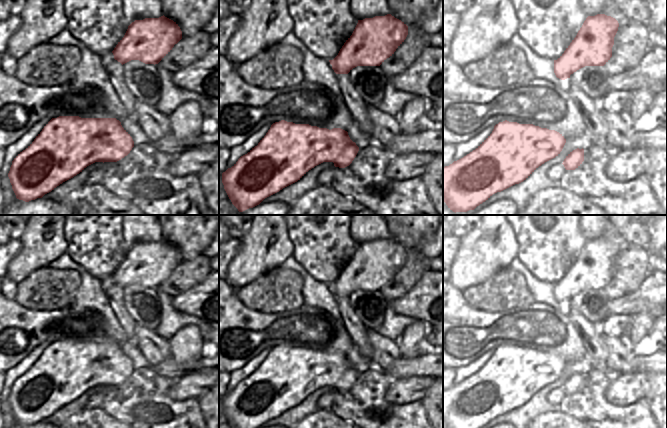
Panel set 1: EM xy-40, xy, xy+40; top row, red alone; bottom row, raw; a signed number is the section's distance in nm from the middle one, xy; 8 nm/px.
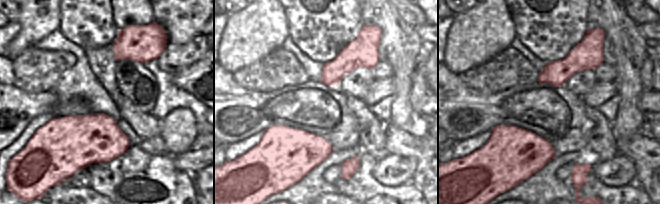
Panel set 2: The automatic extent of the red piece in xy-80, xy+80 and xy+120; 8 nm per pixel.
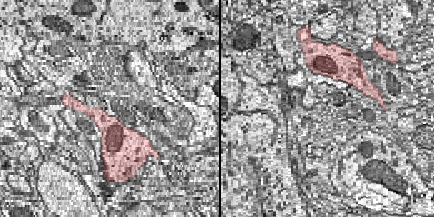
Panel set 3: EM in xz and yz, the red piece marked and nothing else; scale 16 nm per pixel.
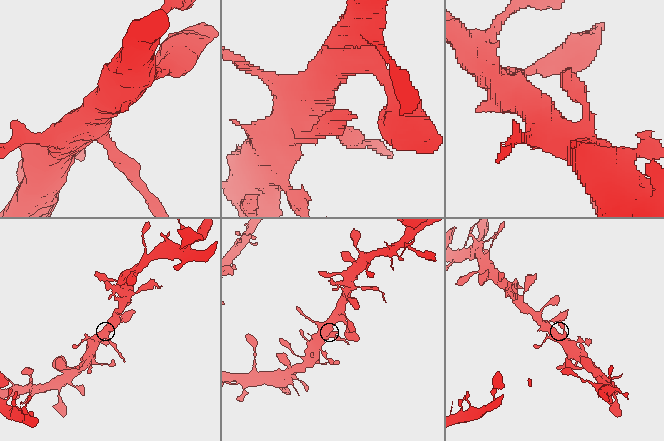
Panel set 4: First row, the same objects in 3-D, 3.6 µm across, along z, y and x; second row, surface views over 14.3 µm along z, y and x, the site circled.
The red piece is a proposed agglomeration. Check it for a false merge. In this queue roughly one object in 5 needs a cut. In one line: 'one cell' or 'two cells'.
one cell

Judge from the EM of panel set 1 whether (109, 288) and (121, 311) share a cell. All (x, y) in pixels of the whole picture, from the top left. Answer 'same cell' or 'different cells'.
same cell

